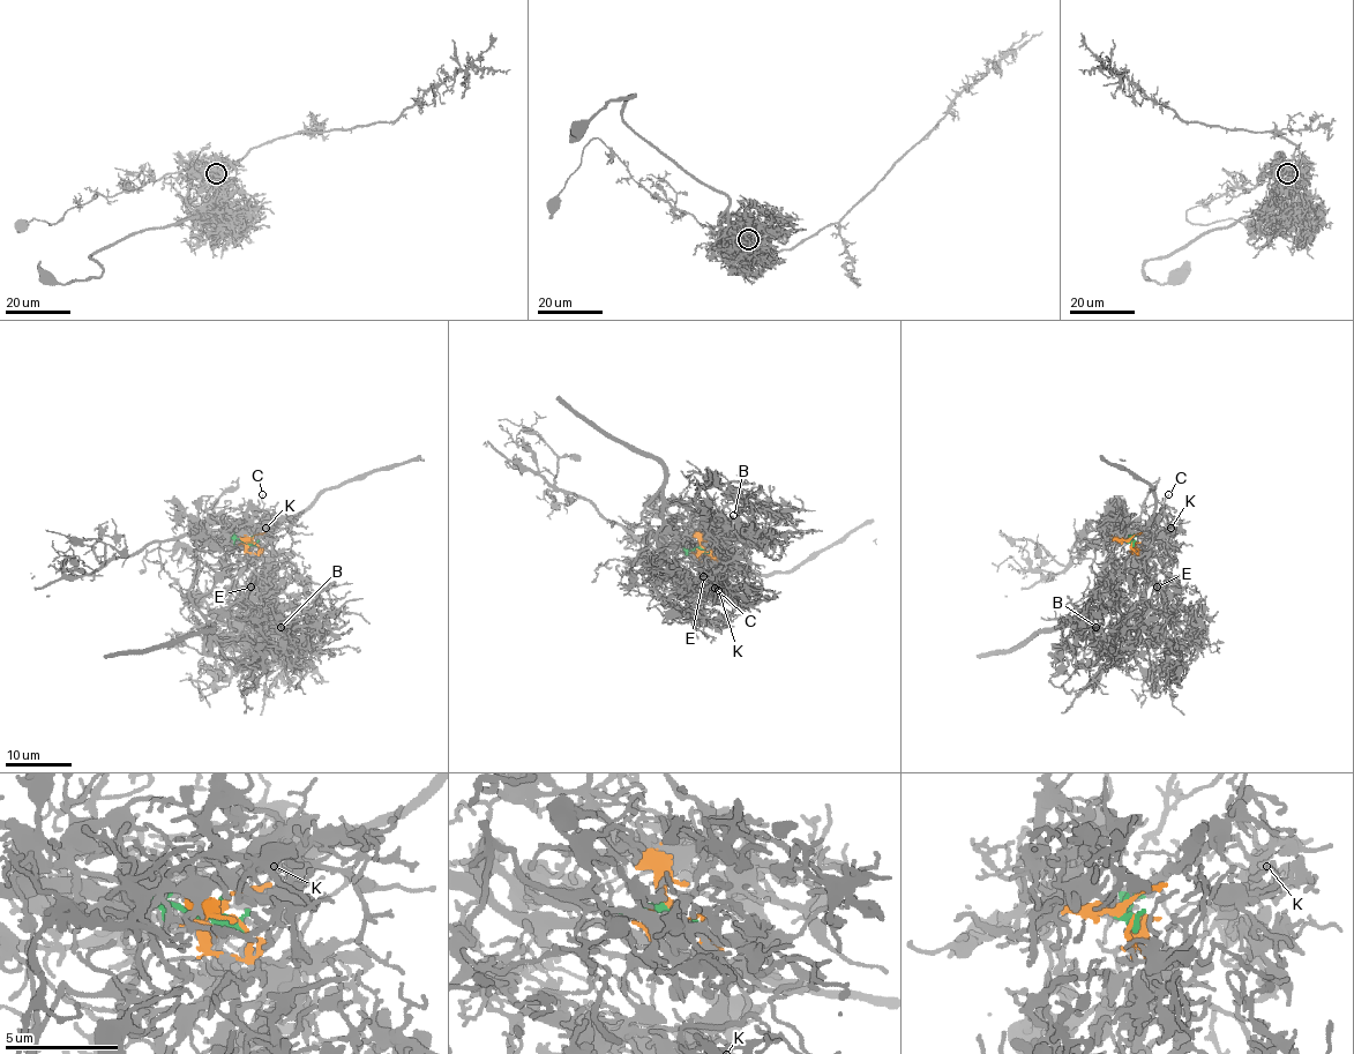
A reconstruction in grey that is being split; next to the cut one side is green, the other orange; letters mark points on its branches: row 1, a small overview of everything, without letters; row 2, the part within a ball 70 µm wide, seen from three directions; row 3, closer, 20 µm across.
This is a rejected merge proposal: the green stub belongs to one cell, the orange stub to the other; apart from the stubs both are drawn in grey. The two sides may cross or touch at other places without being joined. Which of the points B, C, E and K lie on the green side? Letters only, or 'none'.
C

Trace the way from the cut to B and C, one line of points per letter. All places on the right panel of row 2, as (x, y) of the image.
B: (1130, 540), (1130, 558), (1112, 560), (1106, 566), (1112, 583), (1104, 600), (1115, 612), (1104, 629), (1096, 627)
C: (1130, 542), (1160, 514), (1168, 494)

